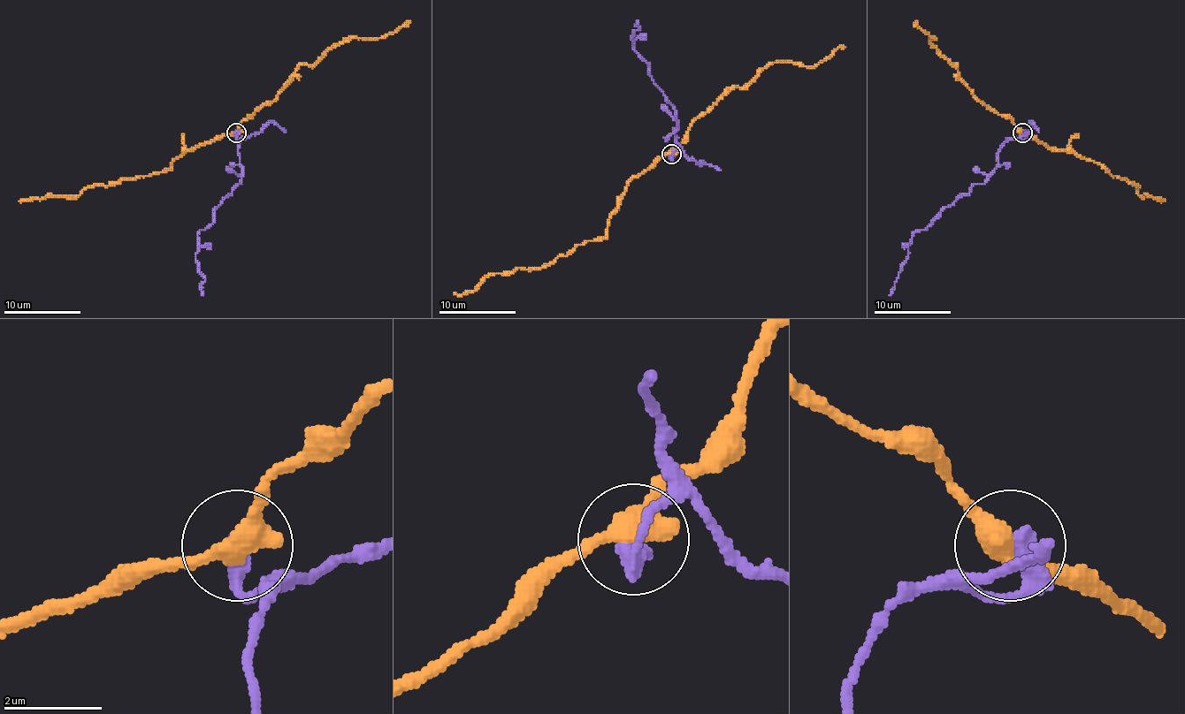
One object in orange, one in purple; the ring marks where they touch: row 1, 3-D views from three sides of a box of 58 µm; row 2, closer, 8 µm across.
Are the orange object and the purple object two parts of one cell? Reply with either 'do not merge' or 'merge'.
do not merge

